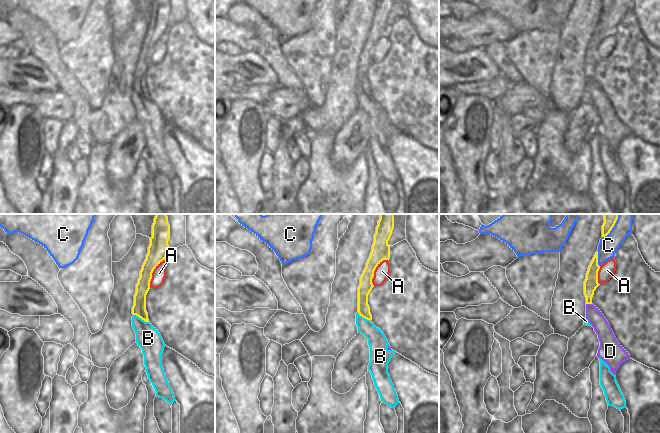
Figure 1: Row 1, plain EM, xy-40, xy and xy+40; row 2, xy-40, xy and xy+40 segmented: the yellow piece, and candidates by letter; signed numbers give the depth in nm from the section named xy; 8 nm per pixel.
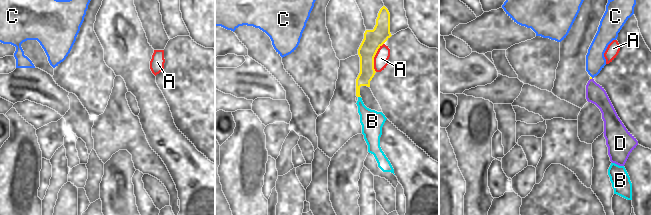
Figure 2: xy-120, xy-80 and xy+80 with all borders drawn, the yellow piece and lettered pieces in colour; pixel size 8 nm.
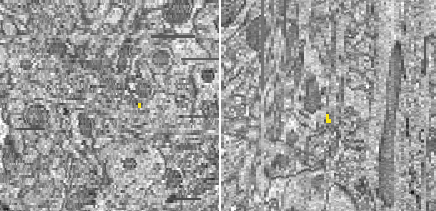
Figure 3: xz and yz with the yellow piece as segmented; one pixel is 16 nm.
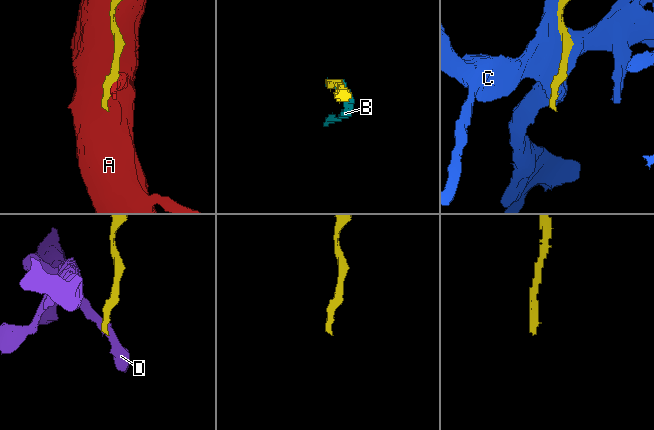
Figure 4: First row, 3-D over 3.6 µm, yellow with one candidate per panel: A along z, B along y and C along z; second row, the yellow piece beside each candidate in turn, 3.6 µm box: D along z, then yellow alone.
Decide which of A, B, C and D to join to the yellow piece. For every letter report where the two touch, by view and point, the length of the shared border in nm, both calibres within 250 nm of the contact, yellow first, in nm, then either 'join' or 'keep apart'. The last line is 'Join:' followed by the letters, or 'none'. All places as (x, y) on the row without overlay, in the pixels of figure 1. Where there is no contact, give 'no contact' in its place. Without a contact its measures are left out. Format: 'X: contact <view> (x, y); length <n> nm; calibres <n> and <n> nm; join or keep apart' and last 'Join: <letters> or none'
A: contact xy (374, 46); length 240 nm; calibres 140 and 120 nm; keep apart
B: contact xy-40 (141, 94); length 140 nm; calibres 110 and 190 nm; join
C: contact xy+40 (609, 8); length 160 nm; calibres 80 and 150 nm; keep apart
D: contact xy+40 (589, 79); length 50 nm; calibres 110 and 130 nm; keep apart
Join: B

